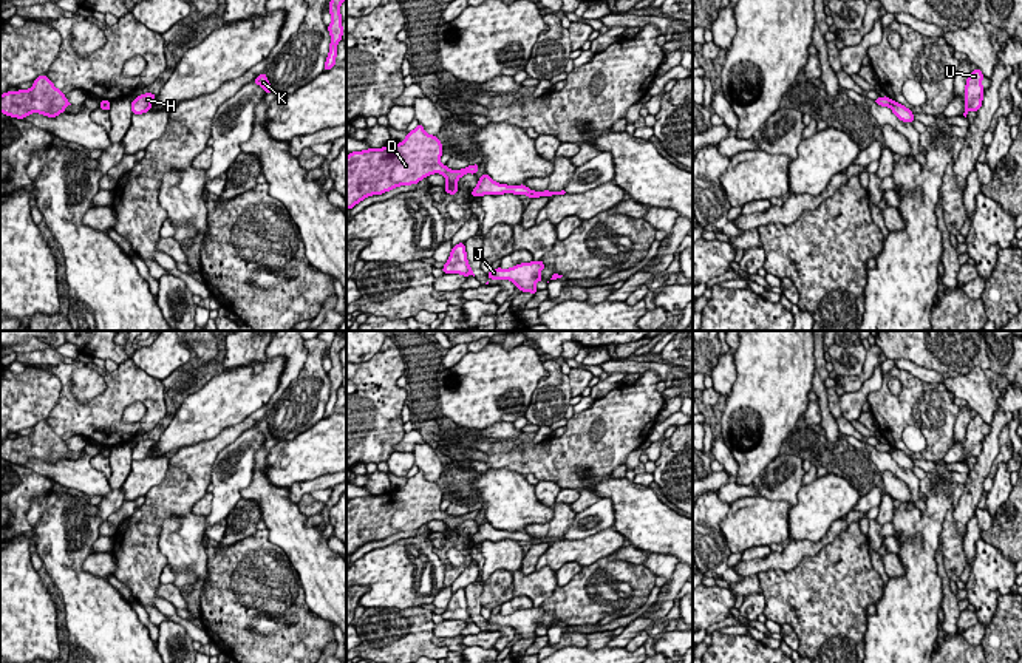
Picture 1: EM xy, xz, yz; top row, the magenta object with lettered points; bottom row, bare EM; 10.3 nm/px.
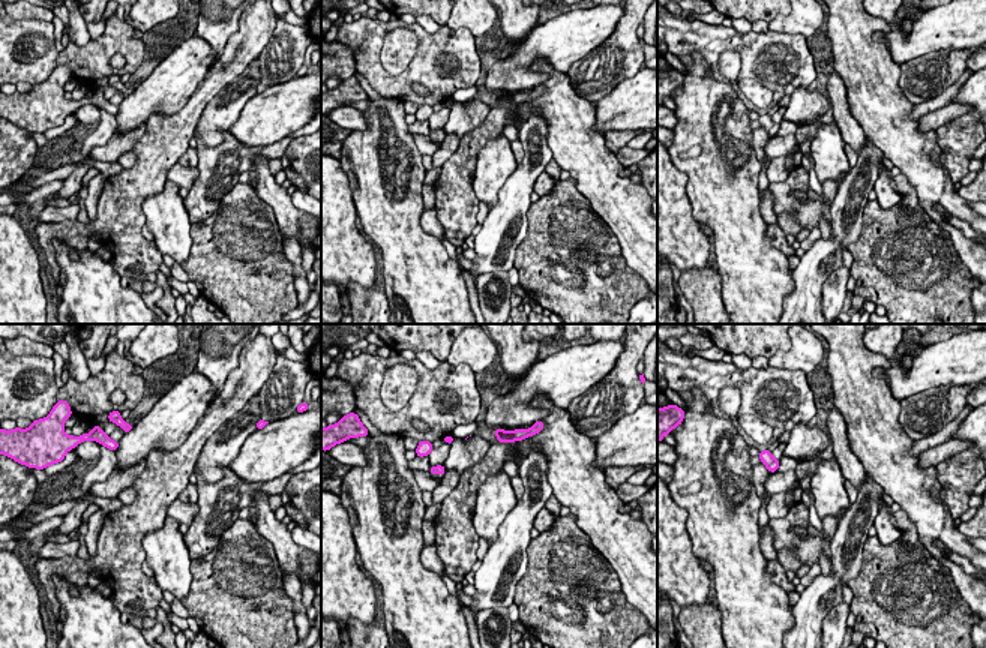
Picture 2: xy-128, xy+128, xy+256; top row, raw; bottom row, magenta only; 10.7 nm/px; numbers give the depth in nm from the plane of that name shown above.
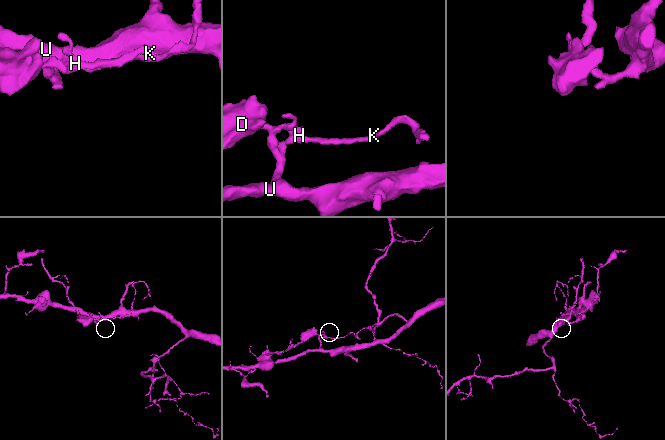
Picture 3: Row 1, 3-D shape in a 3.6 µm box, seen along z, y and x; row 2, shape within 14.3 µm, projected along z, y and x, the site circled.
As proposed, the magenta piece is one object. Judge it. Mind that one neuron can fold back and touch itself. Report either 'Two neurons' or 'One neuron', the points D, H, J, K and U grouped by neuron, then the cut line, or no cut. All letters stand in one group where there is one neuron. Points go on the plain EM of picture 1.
Two neurons. Groups: D H K / J U. Split along xy (101, 448), (109, 450)

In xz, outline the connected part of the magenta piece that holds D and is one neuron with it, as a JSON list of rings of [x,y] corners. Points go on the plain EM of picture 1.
[[[419,470],[400,490],[383,495],[353,498],[346,504],[346,555],[371,541],[382,541],[399,532],[417,530],[441,519],[447,529],[458,529],[465,519],[475,521],[479,510],[462,516],[450,516],[441,510],[442,490],[427,481]]]

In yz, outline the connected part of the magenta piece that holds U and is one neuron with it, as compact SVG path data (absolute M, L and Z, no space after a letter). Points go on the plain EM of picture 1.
M976 414L966 425L965 433L965 459L966 464L969 456L979 457L983 445L983 433L982 433L983 420L979 414Z

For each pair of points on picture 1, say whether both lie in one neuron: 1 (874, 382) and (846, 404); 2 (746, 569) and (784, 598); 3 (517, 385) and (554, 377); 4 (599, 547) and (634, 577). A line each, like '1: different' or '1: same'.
1: same
2: different
3: different
4: different

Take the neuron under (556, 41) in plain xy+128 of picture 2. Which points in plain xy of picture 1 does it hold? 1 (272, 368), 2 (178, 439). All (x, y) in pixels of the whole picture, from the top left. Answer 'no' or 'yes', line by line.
1: yes
2: yes

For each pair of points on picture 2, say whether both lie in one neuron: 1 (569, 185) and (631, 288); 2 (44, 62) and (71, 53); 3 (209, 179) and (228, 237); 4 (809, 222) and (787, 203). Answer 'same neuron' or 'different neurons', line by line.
1: same neuron
2: different neurons
3: different neurons
4: same neuron

